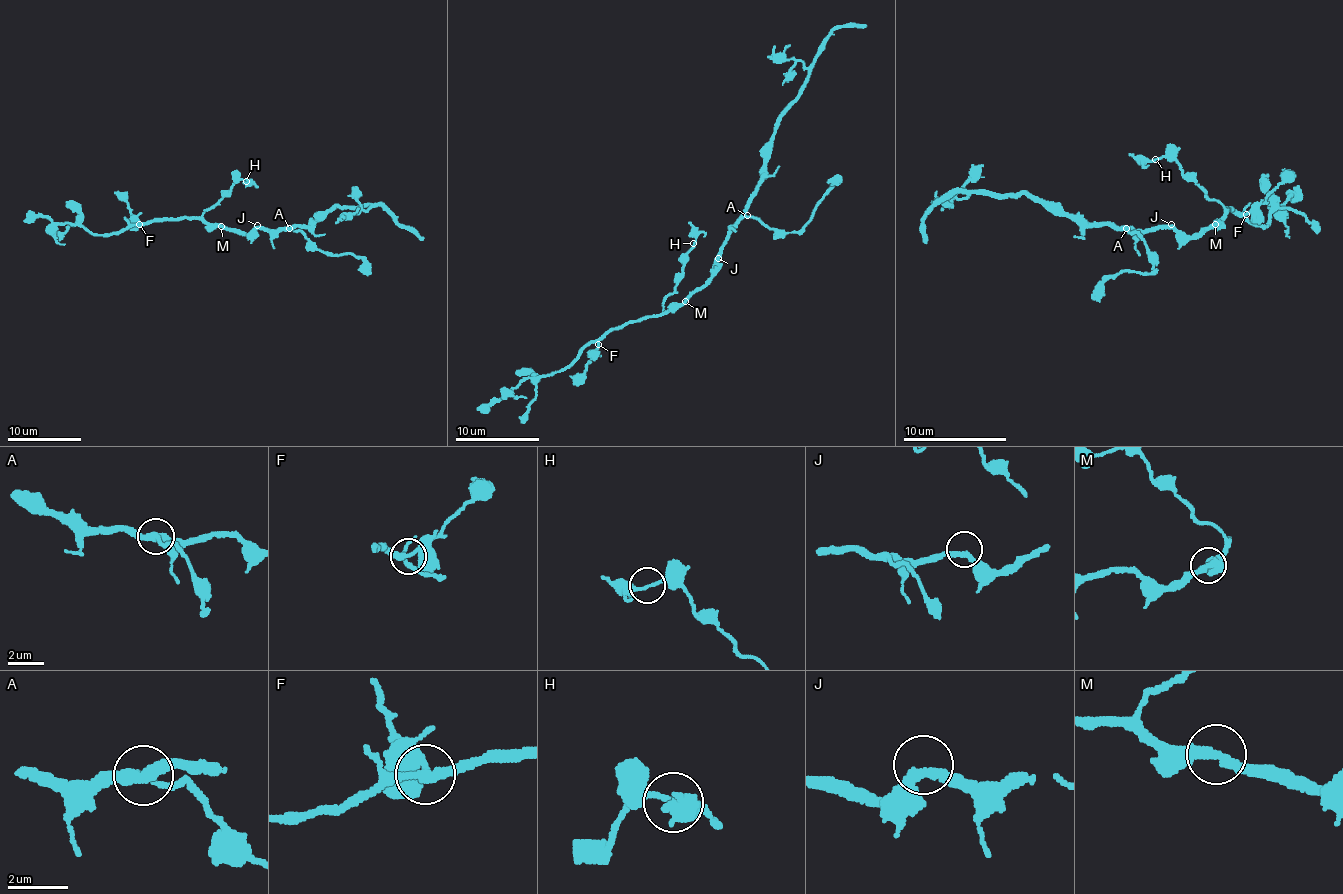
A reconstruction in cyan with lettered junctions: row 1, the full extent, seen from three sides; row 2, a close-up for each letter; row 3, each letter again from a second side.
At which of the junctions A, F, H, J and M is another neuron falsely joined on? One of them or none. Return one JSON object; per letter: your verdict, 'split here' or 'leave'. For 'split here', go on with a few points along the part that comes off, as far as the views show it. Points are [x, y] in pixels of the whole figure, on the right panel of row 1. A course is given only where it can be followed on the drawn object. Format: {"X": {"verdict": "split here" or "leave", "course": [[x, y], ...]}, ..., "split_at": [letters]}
{"A": {"verdict": "leave"}, "F": {"verdict": "leave"}, "H": {"verdict": "leave"}, "J": {"verdict": "leave"}, "M": {"verdict": "leave"}, "split_at": []}

